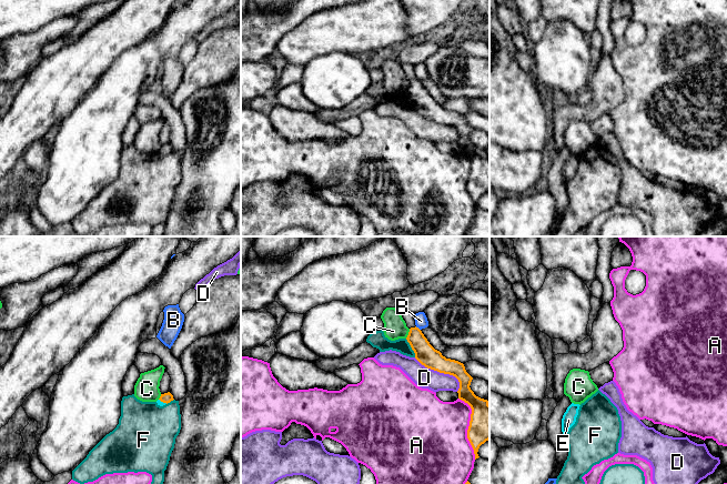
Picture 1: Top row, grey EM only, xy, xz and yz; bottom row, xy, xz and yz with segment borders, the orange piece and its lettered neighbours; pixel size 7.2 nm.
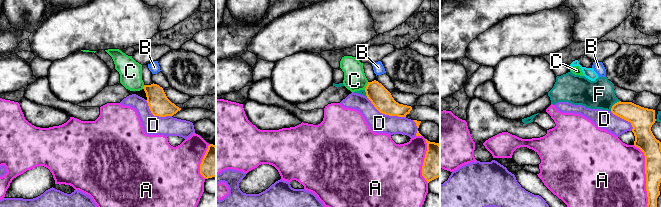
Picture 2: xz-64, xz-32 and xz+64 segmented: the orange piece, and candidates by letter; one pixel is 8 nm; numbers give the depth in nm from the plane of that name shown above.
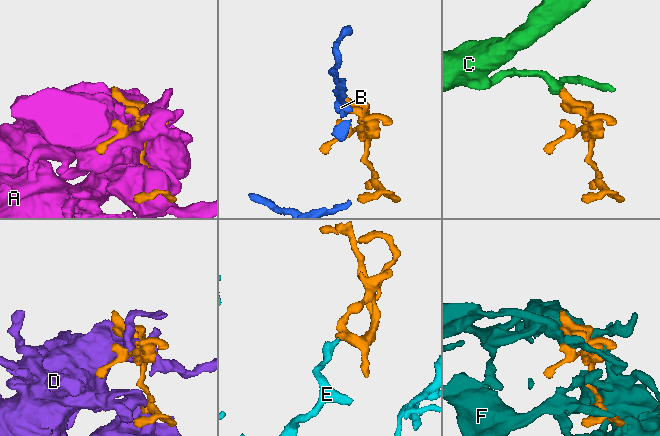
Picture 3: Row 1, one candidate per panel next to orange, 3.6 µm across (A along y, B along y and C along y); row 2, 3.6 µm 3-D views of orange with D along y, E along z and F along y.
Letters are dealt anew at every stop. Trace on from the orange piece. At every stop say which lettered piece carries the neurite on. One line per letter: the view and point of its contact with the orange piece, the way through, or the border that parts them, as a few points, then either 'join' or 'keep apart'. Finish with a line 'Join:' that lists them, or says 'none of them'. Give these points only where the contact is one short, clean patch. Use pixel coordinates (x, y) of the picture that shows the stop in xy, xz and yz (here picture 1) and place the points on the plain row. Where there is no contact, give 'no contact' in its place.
A: xz (468, 179) | keep apart
B: xz (417, 79) | along xz (415, 78), (420, 81) | keep apart
C: xz (409, 84) | along xz (410, 80), (405, 89) | keep apart
D: xz (441, 123) | keep apart
E: xy (163, 153) | across xy (167, 149), (163, 153), (159, 153) | join
F: xz (411, 98) | keep apart
Join: E

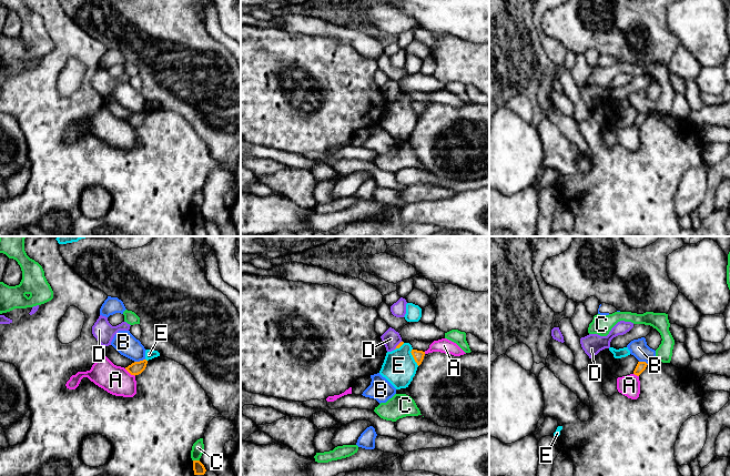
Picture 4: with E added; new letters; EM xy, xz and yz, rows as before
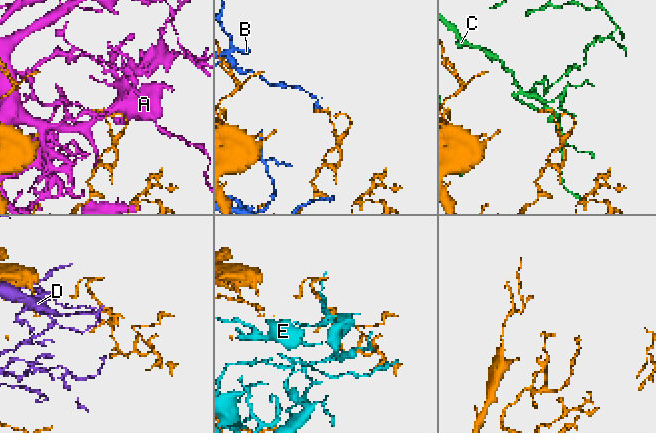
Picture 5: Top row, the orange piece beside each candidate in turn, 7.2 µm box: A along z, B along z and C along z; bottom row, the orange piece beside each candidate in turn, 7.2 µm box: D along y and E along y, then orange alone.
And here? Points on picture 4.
A: xy (130, 124) | keep apart
B: xy (140, 112) | keep apart
C: xy (196, 212) | keep apart
D: xz (397, 97) | keep apart
E: xz (413, 108) | along xz (412, 100), (411, 104), (418, 117) | keep apart
Join: none of them

